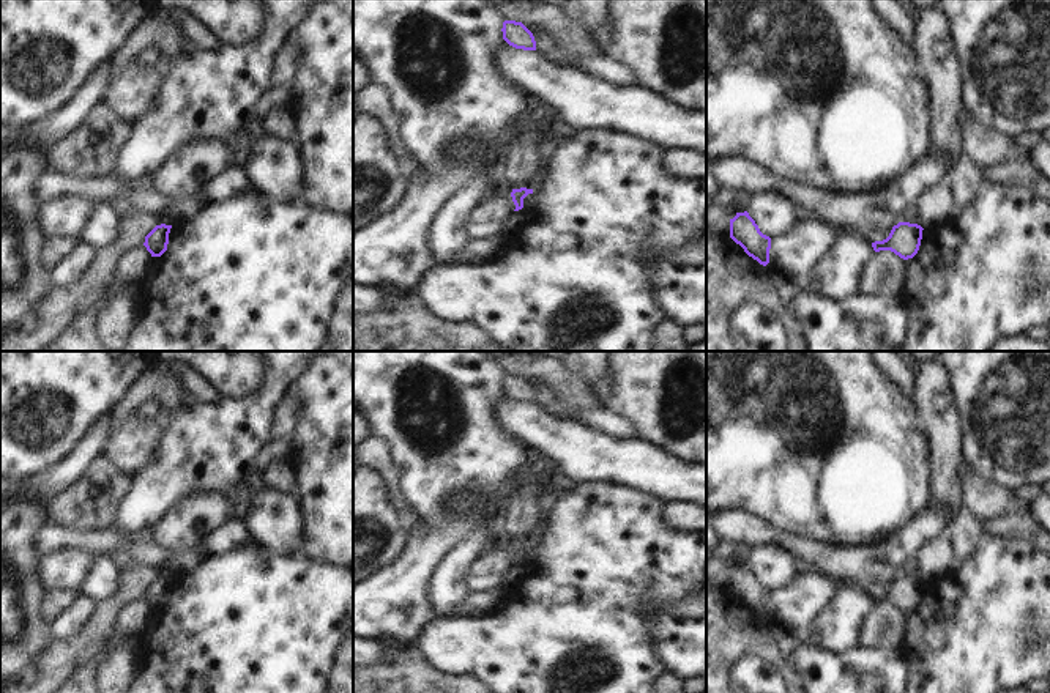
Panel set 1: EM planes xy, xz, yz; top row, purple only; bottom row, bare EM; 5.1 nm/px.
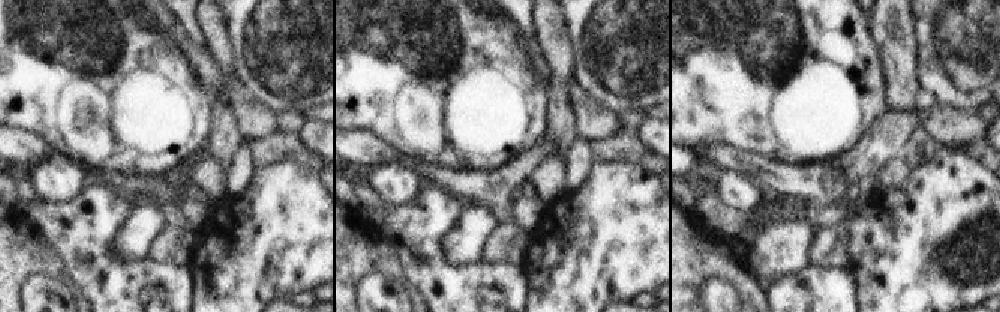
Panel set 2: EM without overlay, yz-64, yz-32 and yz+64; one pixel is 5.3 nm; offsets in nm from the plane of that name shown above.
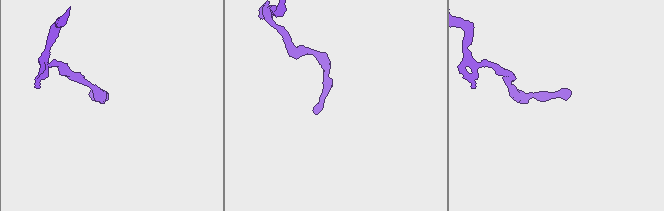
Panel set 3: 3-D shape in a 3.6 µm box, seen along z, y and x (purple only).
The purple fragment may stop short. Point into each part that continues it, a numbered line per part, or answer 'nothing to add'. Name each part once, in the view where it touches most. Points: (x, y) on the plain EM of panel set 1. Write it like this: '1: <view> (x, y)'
nothing to add

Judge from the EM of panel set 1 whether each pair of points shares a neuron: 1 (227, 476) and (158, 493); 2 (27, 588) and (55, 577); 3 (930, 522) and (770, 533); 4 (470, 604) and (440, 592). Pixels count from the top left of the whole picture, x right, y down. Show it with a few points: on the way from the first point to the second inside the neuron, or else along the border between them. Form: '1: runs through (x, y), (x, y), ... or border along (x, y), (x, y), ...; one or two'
1: runs through (210, 476), (199, 482), (175, 482); one
2: border along (38, 558), (37, 577), (46, 589); two
3: runs through (891, 553), (885, 559), (828, 559), (809, 553); one
4: border along (470, 591), (454, 615); two

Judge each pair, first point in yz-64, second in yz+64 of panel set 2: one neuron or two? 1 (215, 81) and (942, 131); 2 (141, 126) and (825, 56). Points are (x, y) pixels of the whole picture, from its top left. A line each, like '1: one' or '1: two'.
1: one
2: one

